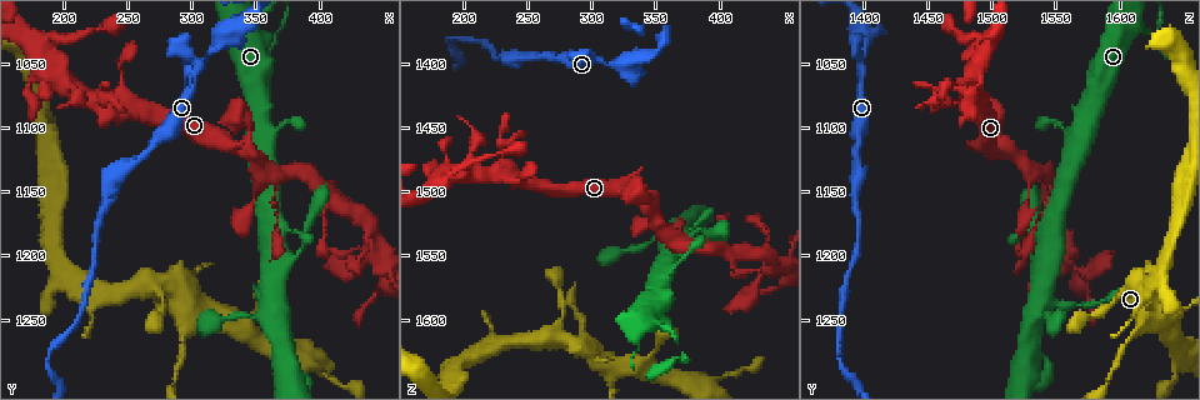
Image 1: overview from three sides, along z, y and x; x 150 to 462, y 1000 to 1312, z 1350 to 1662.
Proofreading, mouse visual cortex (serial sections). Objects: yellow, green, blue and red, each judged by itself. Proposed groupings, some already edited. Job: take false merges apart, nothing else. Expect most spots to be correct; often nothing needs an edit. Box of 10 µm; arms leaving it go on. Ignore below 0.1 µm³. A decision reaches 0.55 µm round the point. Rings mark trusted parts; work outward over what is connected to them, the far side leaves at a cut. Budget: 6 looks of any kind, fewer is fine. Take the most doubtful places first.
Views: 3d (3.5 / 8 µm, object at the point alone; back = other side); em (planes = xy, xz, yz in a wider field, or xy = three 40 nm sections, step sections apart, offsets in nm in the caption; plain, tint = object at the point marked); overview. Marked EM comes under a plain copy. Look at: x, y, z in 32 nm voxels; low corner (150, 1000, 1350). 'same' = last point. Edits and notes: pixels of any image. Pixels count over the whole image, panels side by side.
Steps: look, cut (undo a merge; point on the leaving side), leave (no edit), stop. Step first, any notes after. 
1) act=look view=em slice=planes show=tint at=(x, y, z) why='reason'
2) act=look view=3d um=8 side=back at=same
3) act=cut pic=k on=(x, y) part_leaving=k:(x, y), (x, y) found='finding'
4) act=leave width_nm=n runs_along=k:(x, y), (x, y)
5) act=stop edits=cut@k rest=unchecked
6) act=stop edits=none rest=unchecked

act=look view=3d um=3.5 at=(346, 1260, 1636) why='two arms in line, one across'

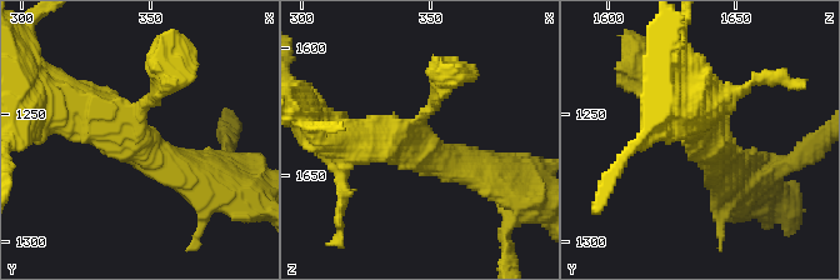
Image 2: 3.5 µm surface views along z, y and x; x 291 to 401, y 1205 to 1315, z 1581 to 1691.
act=look view=em slice=xy step=3 show=tint at=(345, 1260, 1637) why='now the EM'

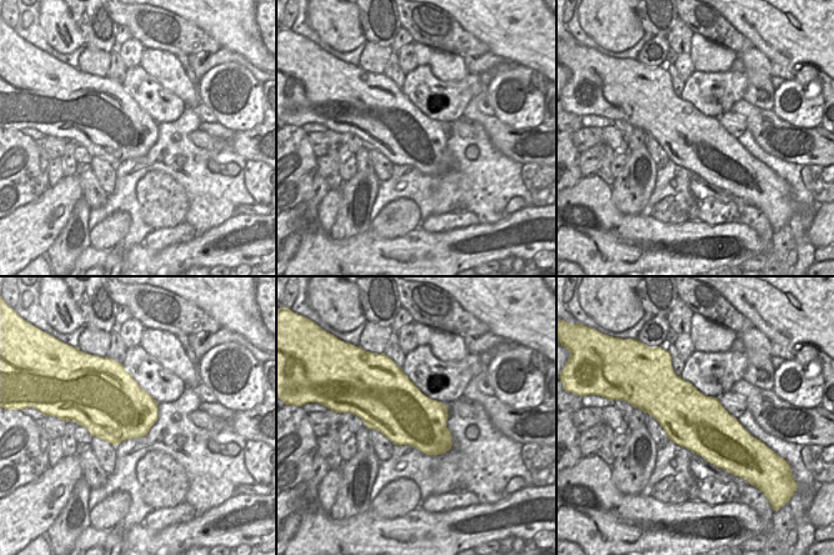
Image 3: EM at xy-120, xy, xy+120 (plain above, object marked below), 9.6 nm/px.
act=leave arms=3 runs_along=2:(648, 75), (715, 151), (728, 179) found='continuous, no second cell'

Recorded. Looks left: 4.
act=look view=3d um=3.5 side=back at=(206, 1216, 1630) why='branch point'

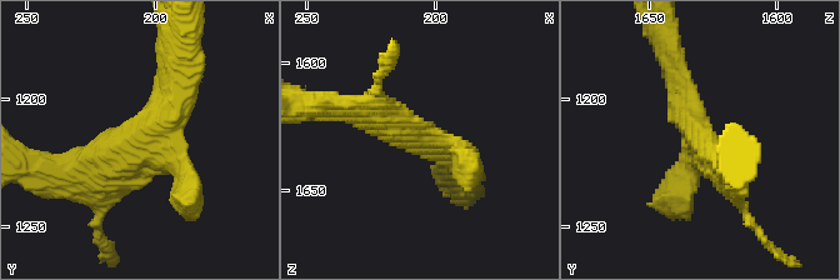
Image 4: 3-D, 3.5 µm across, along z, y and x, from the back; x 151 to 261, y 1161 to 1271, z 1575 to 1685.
act=look view=em slice=planes show=tint at=(207, 1218, 1629)

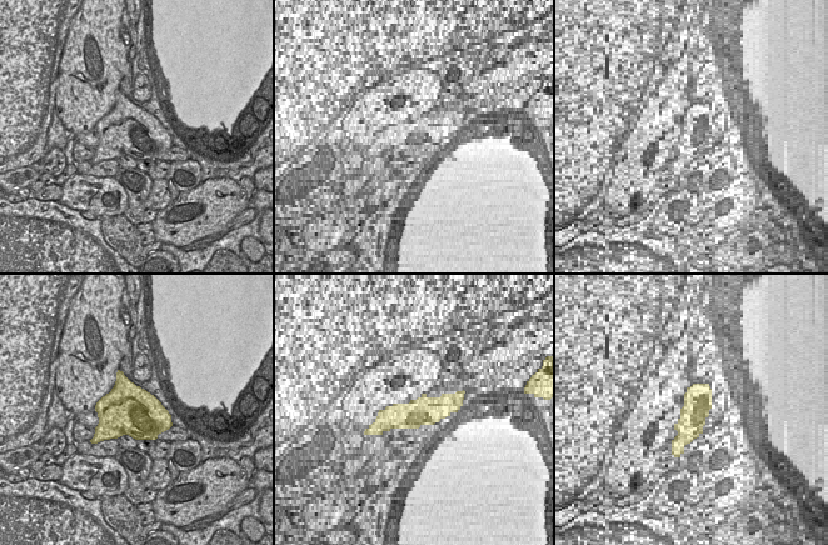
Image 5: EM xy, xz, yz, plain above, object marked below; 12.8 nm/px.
act=leave found='all the same cell'

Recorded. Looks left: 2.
act=look view=3d um=3.5 at=(182, 1042, 1494) why='abrupt turn'

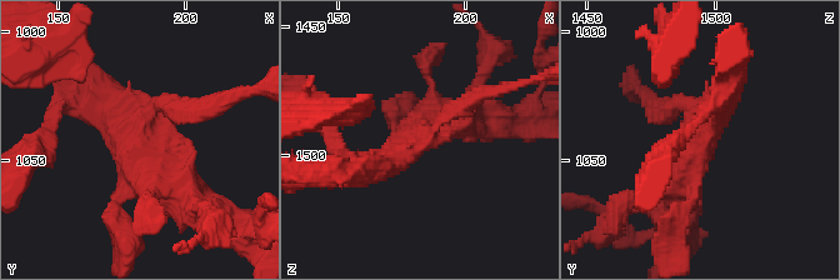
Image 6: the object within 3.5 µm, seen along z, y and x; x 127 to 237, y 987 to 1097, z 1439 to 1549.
act=look view=em slice=xy step=2 show=tint at=(183, 1042, 1492)

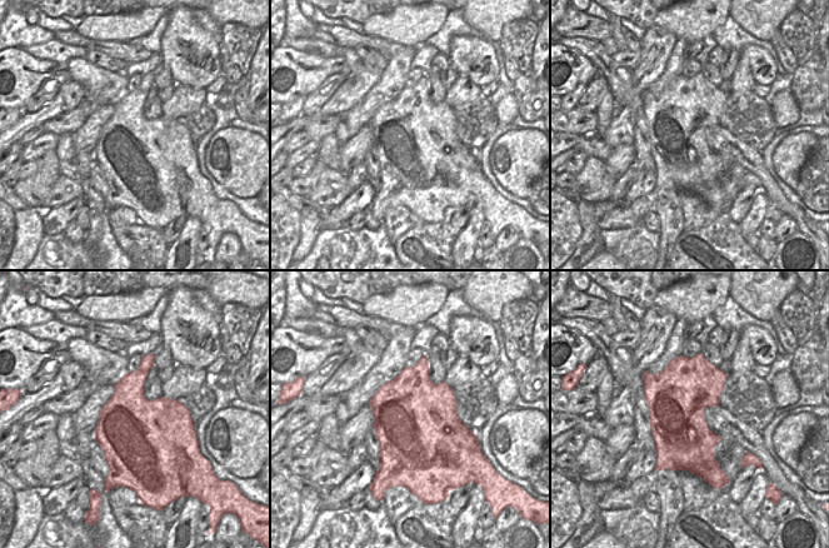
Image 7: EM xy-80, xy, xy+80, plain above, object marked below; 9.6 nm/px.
act=leave found='continuous, no second cell'

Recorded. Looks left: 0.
act=stop edits=none rest=unchecked

